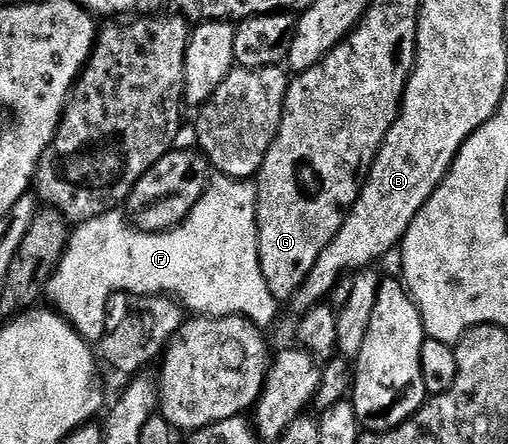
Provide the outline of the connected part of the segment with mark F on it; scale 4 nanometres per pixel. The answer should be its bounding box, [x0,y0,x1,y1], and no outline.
[48,173,280,344]

